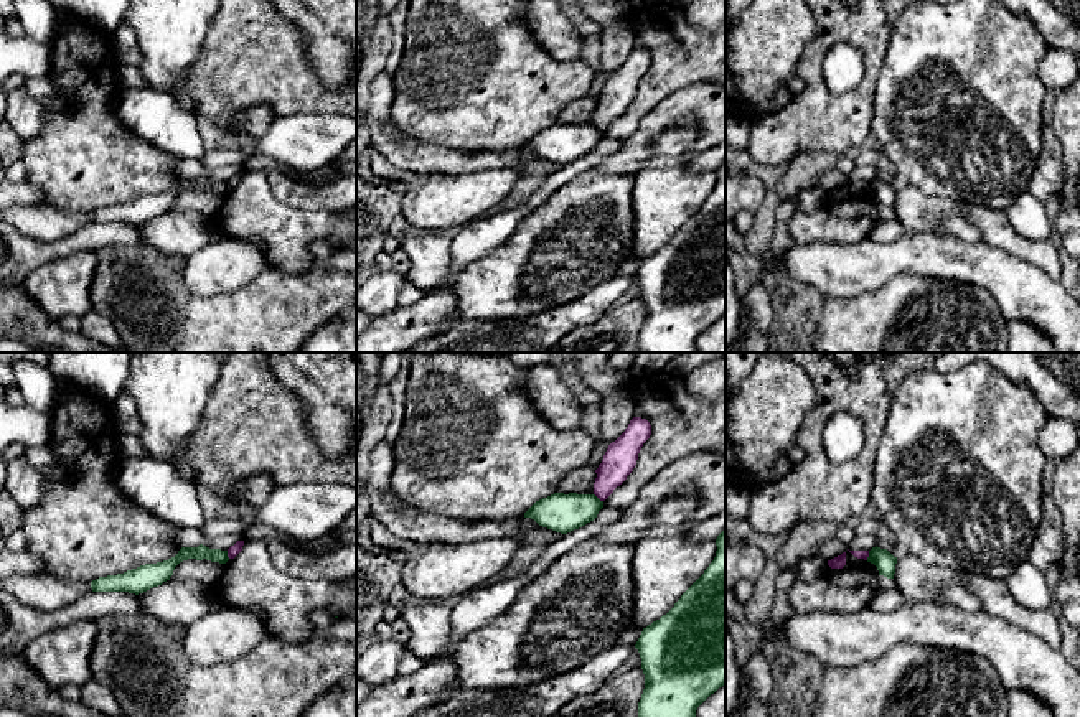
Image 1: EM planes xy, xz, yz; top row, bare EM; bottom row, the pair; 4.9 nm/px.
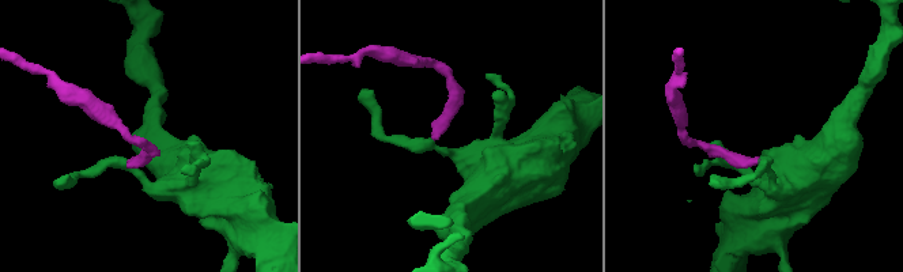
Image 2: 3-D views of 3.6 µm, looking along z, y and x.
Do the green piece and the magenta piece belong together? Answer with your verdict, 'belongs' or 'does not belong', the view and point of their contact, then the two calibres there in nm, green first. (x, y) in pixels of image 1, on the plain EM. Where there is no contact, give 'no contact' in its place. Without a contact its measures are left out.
does not belong; meets green in xz at (597, 129); 190 nm thick on the green side, 160 nm on the other

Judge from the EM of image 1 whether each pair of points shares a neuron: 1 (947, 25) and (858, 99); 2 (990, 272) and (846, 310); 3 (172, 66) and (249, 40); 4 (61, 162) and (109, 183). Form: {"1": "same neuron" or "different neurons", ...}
{"1": "different neurons", "2": "different neurons", "3": "different neurons", "4": "same neuron"}

